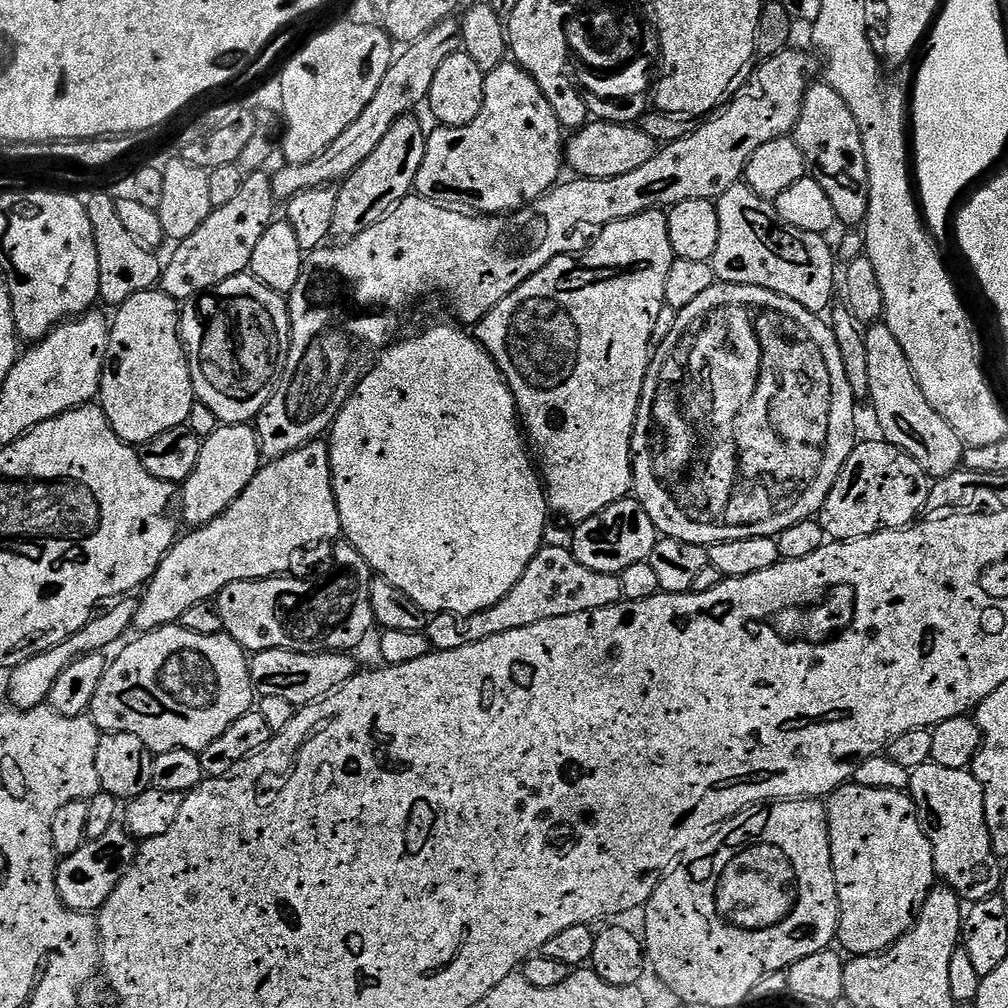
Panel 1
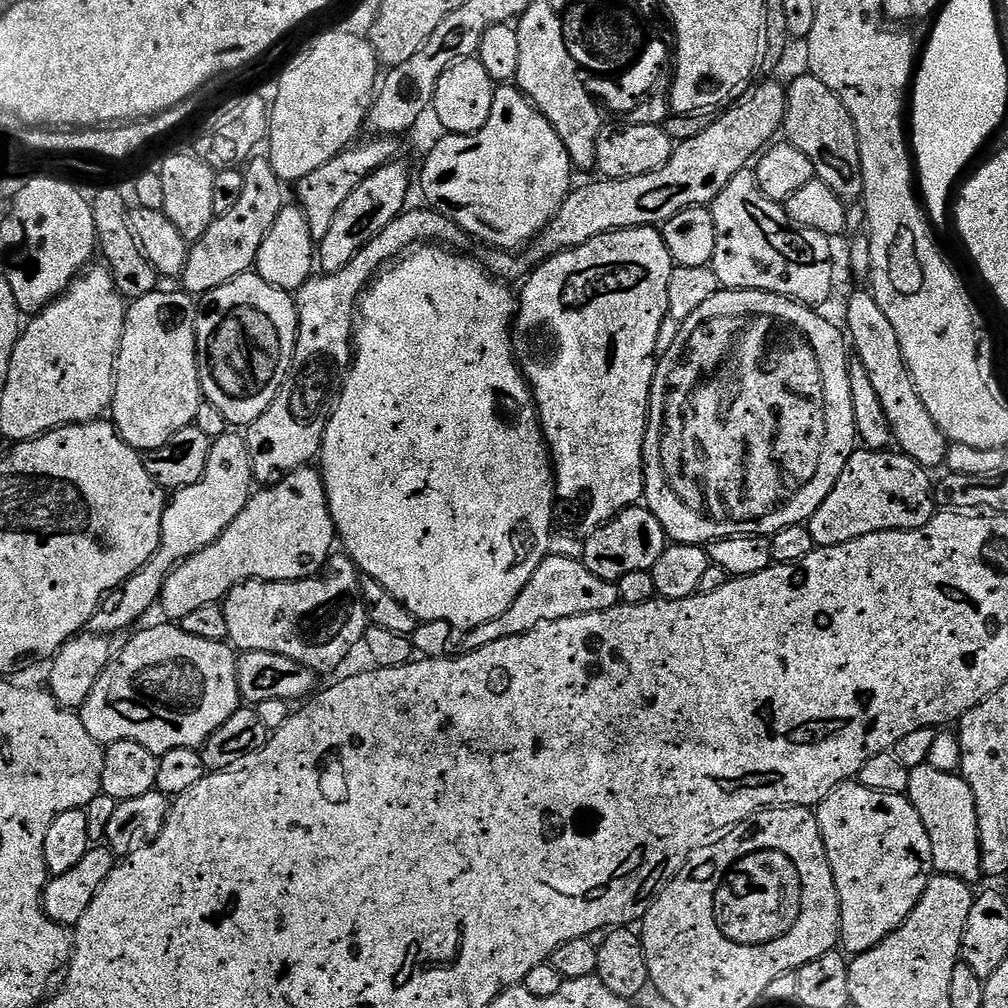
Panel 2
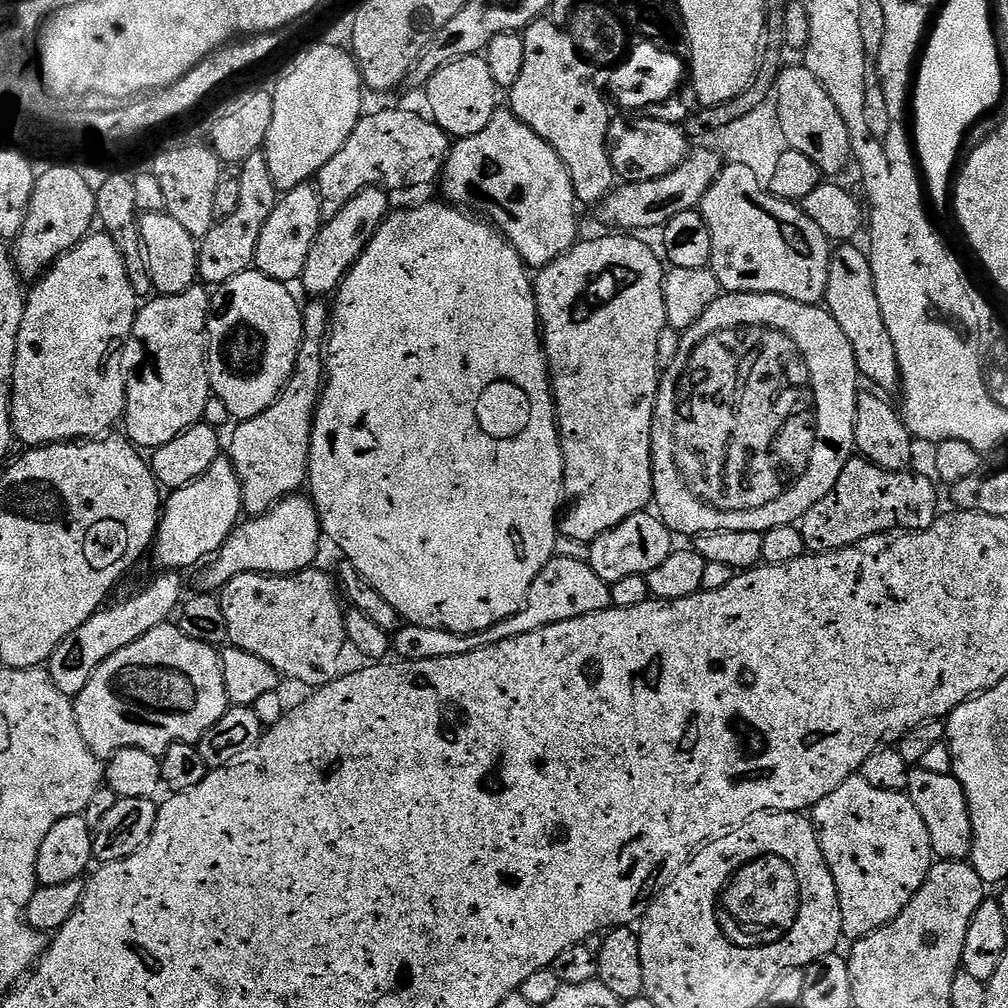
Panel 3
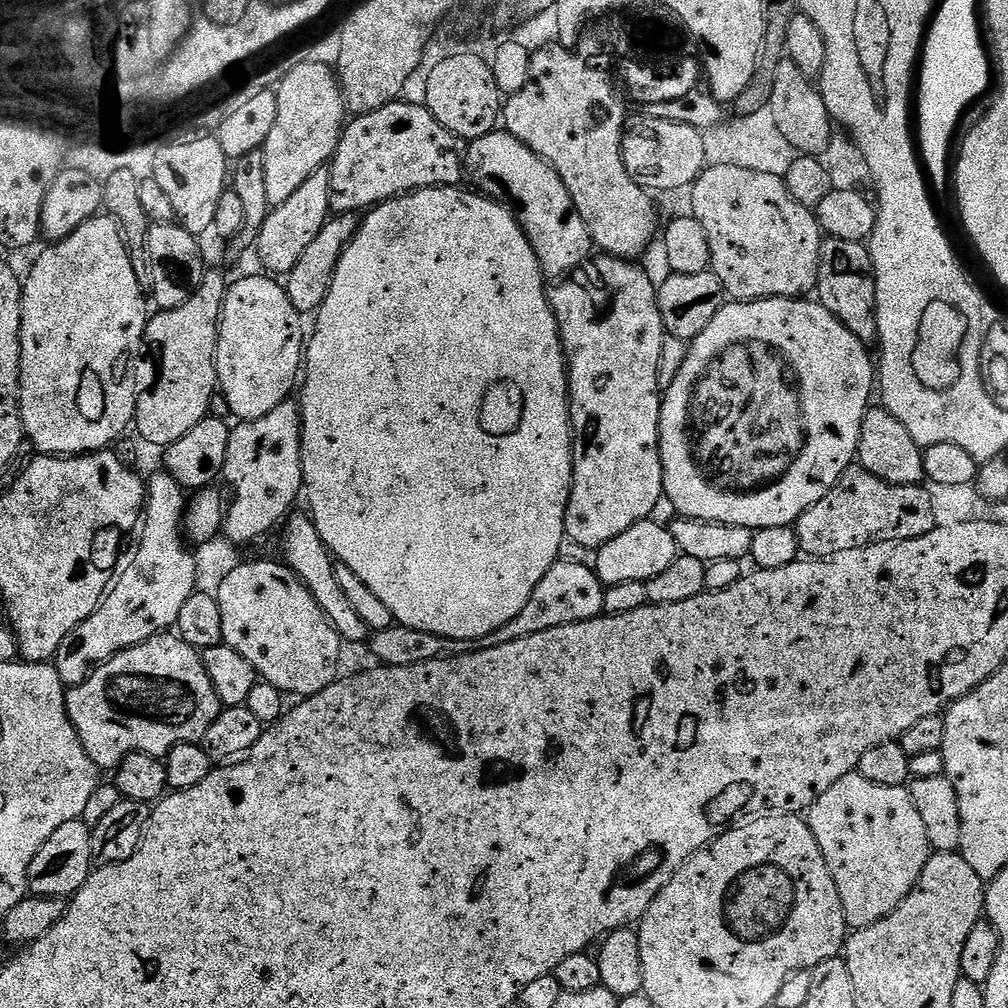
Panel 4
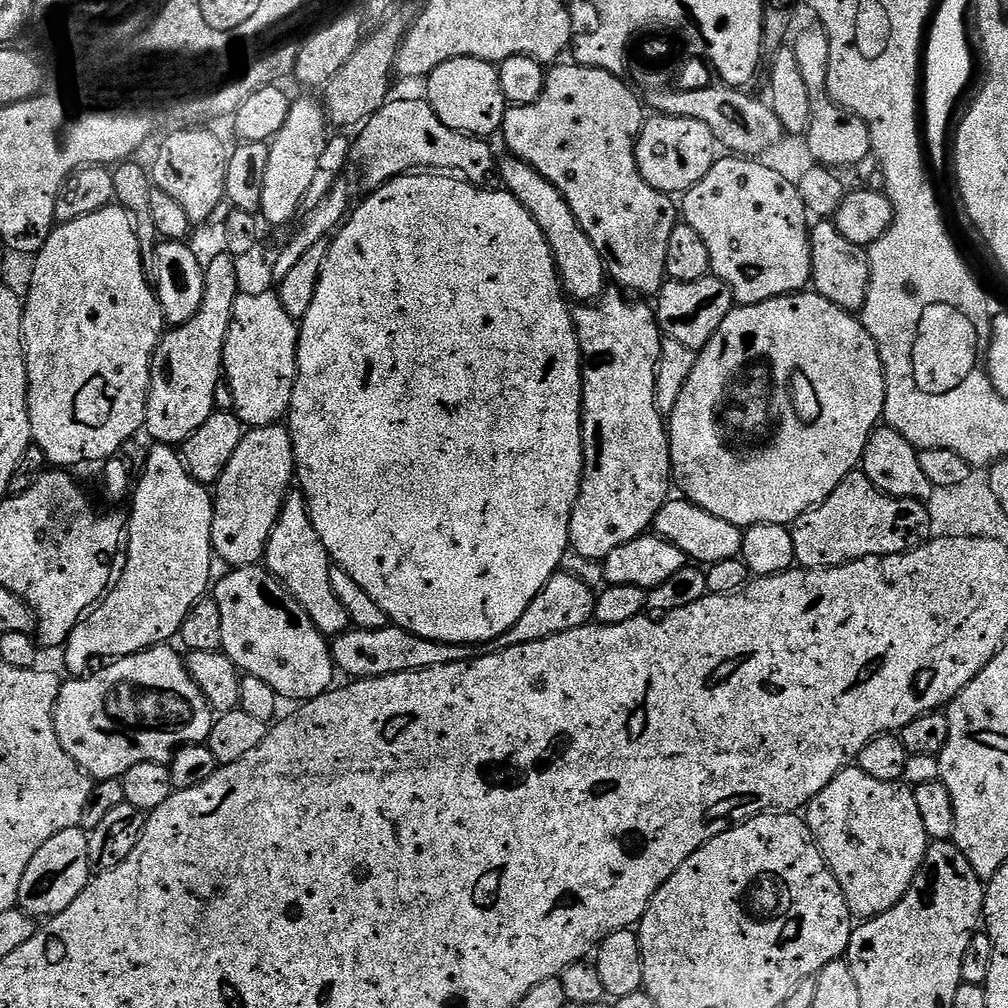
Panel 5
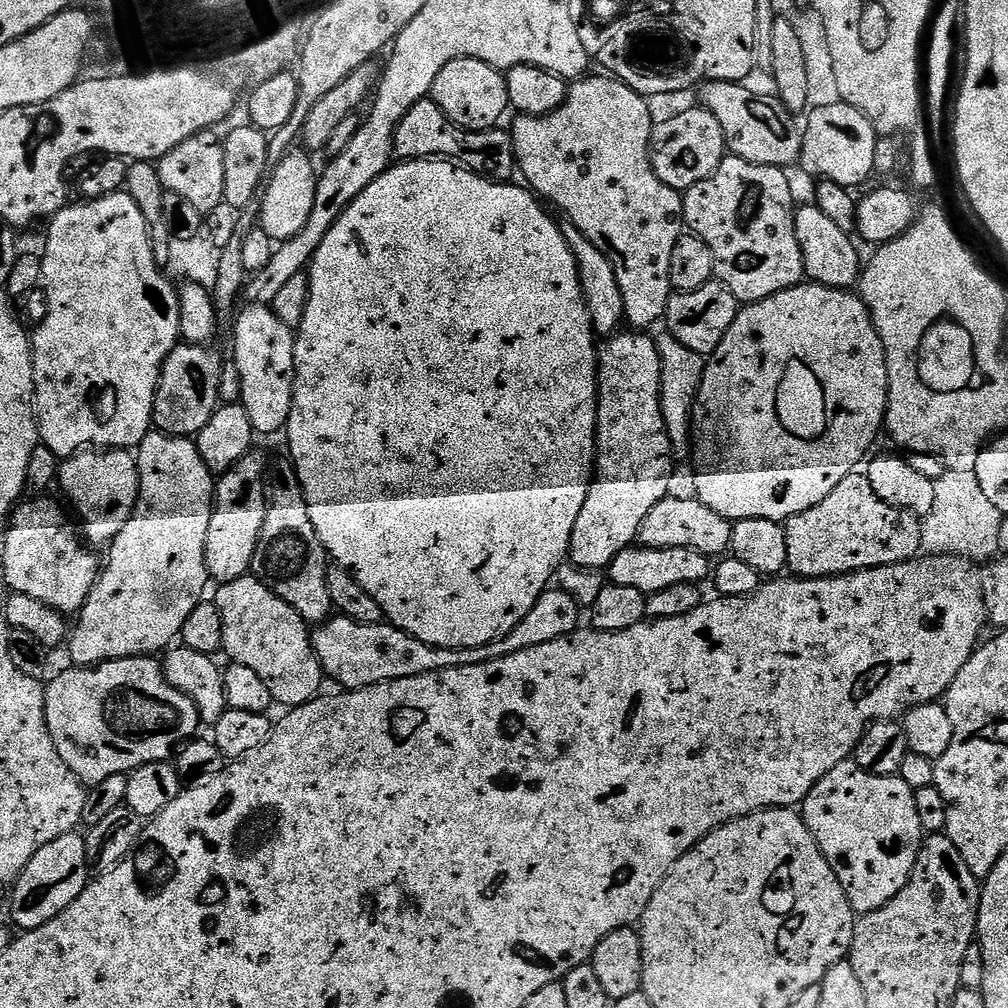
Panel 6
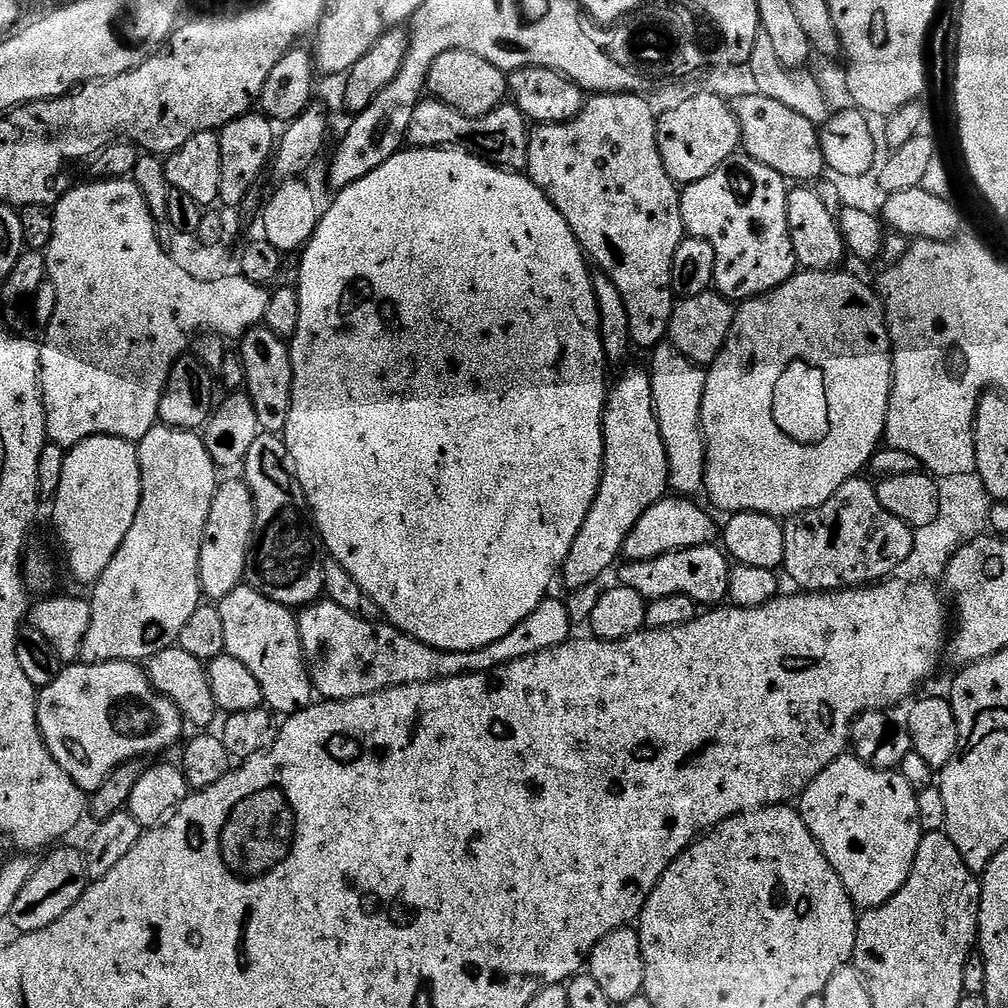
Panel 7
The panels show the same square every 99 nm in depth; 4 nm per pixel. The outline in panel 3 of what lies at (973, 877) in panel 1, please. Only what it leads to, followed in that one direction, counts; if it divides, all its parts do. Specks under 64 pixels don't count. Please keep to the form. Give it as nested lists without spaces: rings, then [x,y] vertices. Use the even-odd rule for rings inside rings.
[[[919,766],[913,767],[908,774],[908,791],[906,793],[922,814],[922,822],[926,822],[926,830],[930,834],[933,857],[940,860],[967,861],[972,854],[972,827],[970,826],[970,810],[966,802],[966,794],[955,776],[946,774],[930,774],[930,770]]]

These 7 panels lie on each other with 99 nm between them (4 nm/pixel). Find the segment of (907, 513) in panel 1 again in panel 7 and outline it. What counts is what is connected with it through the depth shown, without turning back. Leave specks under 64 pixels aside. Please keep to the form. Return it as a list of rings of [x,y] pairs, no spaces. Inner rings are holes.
[[[853,478],[846,481],[842,486],[838,486],[838,490],[834,490],[834,494],[830,498],[826,498],[826,502],[822,502],[822,506],[811,508],[808,512],[797,512],[795,516],[789,516],[783,521],[784,537],[786,538],[786,554],[782,565],[783,571],[788,571],[788,576],[797,584],[797,589],[807,590],[808,592],[839,592],[846,588],[859,588],[867,586],[873,582],[883,581],[885,578],[891,577],[895,573],[896,567],[900,563],[905,562],[910,555],[912,549],[913,529],[909,528],[906,522],[899,520],[894,514],[890,514],[890,510],[886,510],[882,506],[882,502],[878,502],[878,494],[876,493],[873,481],[864,480],[865,478]]]

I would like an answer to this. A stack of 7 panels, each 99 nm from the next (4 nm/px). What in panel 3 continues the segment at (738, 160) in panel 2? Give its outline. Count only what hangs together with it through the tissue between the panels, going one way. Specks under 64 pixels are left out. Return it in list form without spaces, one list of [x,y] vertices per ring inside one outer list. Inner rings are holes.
[[[701,147],[699,151],[693,151],[673,172],[662,178],[654,178],[641,184],[624,182],[613,187],[599,205],[601,222],[609,224],[612,227],[609,229],[612,230],[636,230],[632,228],[660,230],[670,222],[670,218],[699,209],[700,200],[719,178],[722,167],[722,159],[718,153],[705,147]]]

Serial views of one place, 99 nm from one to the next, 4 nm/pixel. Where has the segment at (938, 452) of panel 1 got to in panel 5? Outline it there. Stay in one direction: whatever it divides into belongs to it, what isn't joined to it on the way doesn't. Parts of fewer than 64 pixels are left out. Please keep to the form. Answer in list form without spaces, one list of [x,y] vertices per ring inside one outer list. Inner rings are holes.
[[[828,218],[813,223],[808,237],[812,247],[811,283],[815,291],[819,292],[822,298],[830,298],[834,306],[845,308],[853,314],[859,313],[864,307],[870,286],[870,262],[867,251],[850,242],[850,238],[842,238],[835,223]]]

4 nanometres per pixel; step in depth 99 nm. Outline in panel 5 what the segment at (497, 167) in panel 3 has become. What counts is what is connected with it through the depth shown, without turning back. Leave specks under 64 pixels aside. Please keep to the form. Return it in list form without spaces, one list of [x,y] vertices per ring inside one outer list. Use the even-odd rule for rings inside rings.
[[[507,159],[499,161],[499,179],[501,181],[504,179],[503,187],[511,192],[515,200],[522,202],[522,206],[526,206],[526,210],[532,215],[534,222],[538,222],[550,250],[556,255],[556,268],[560,271],[560,282],[565,293],[573,301],[575,301],[574,299],[580,300],[576,302],[599,300],[606,291],[604,260],[598,254],[598,250],[594,250],[590,238],[586,238],[582,226],[578,226],[578,218],[574,218],[574,210],[570,210],[564,195],[550,181],[542,178],[542,174],[538,174],[538,170],[534,170],[521,160]]]

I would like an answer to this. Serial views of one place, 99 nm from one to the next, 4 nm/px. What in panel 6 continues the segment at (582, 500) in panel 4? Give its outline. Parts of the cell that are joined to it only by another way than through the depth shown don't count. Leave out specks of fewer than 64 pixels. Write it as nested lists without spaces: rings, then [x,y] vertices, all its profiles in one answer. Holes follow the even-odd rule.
[[[640,330],[617,331],[607,337],[599,345],[596,354],[596,463],[594,465],[594,475],[588,484],[588,497],[586,502],[582,502],[582,514],[578,514],[578,522],[574,522],[574,534],[570,534],[570,546],[568,547],[567,559],[580,568],[590,568],[597,570],[607,569],[609,564],[622,554],[622,550],[633,547],[637,543],[640,535],[642,522],[646,522],[646,514],[658,506],[665,496],[669,495],[672,484],[672,440],[669,429],[664,423],[662,406],[660,405],[660,355],[656,349],[656,341],[651,335]]]

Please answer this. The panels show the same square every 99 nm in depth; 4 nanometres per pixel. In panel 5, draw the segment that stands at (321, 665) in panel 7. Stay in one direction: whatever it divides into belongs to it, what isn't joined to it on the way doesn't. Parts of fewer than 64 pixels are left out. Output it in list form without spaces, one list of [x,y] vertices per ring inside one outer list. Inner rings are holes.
[[[560,570],[551,576],[538,590],[534,602],[526,606],[526,614],[514,622],[506,634],[494,638],[485,644],[443,644],[426,638],[418,638],[406,630],[389,626],[382,630],[362,630],[356,628],[343,632],[331,641],[332,662],[337,669],[340,668],[348,678],[368,680],[372,676],[389,676],[399,672],[413,672],[430,666],[442,666],[454,662],[466,662],[474,658],[486,658],[490,654],[500,652],[503,648],[518,646],[526,642],[538,642],[542,638],[550,638],[554,634],[562,634],[566,630],[580,628],[583,624],[593,623],[596,615],[596,592],[578,577]]]

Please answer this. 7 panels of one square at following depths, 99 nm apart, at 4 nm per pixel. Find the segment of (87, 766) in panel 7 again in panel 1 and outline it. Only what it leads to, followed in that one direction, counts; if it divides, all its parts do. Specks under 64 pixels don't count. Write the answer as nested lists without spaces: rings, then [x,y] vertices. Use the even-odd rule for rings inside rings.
[[[179,623],[167,624],[165,628],[156,628],[137,637],[137,640],[129,639],[119,649],[121,652],[117,654],[116,661],[113,659],[109,663],[102,682],[98,682],[98,694],[94,694],[92,699],[90,715],[101,733],[134,734],[134,738],[142,738],[153,754],[175,748],[199,754],[232,723],[238,722],[242,714],[253,711],[254,689],[248,665],[250,656],[241,644],[234,642],[234,638],[224,632],[194,634],[180,627]]]

